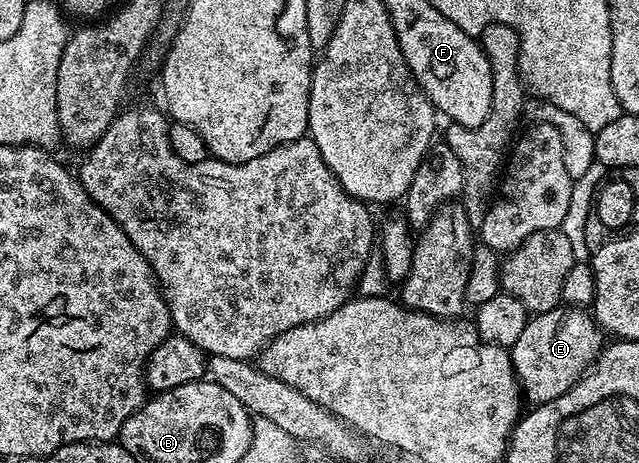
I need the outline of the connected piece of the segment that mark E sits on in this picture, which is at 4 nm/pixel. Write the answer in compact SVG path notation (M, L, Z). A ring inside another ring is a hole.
M558 308L533 314L511 347L513 371L530 403L550 402L570 390L596 362L603 349L603 331L585 308Z

